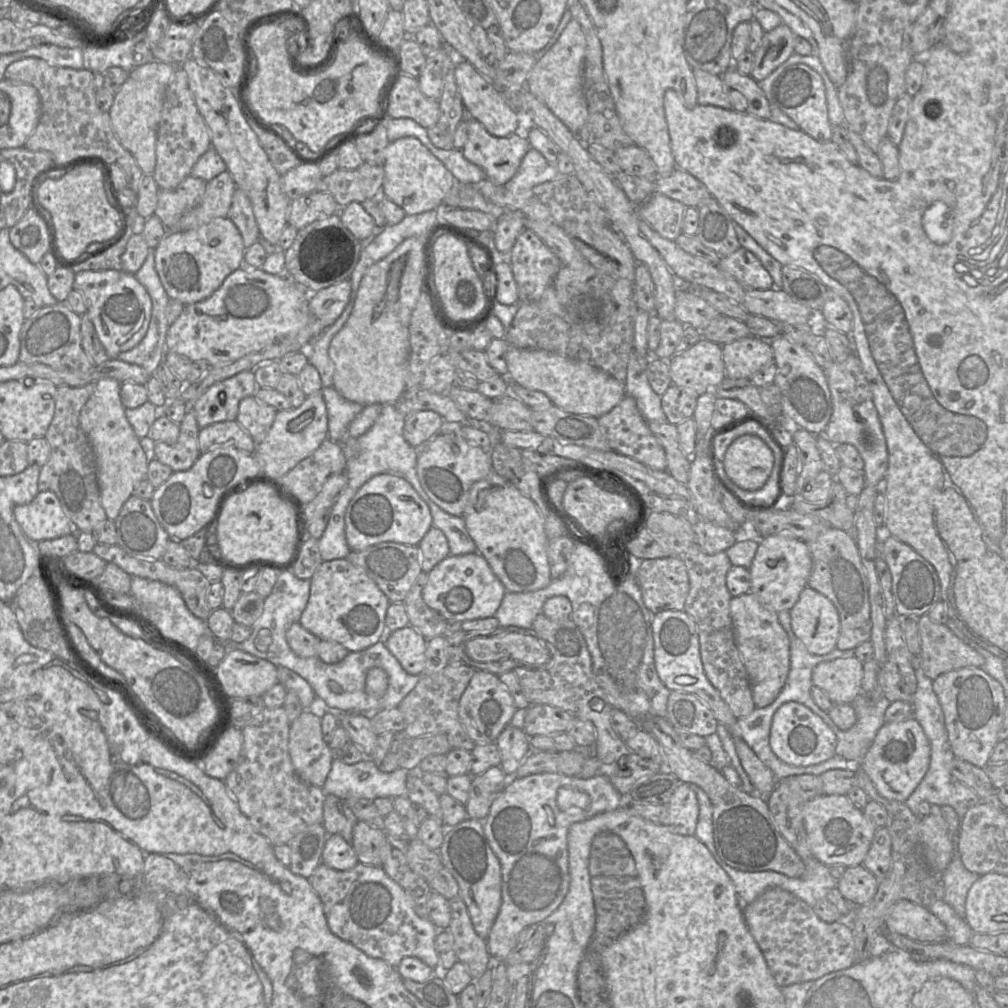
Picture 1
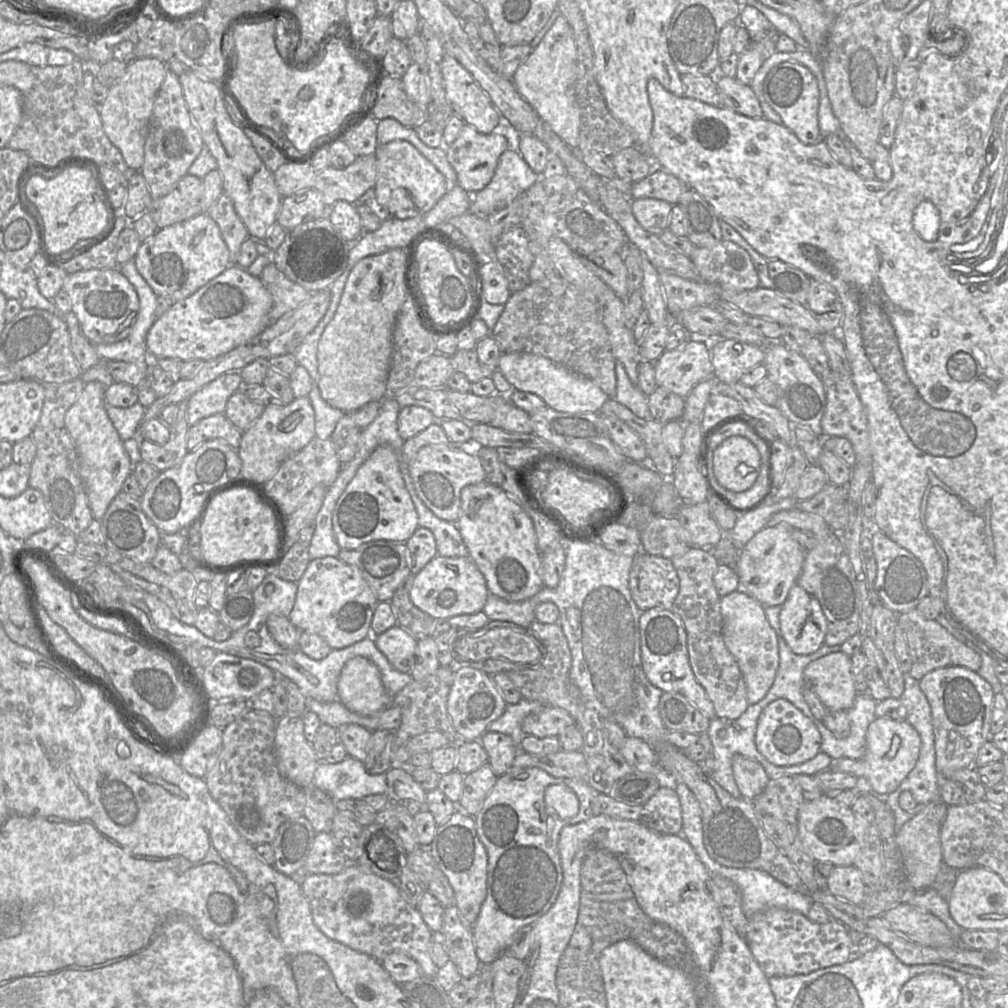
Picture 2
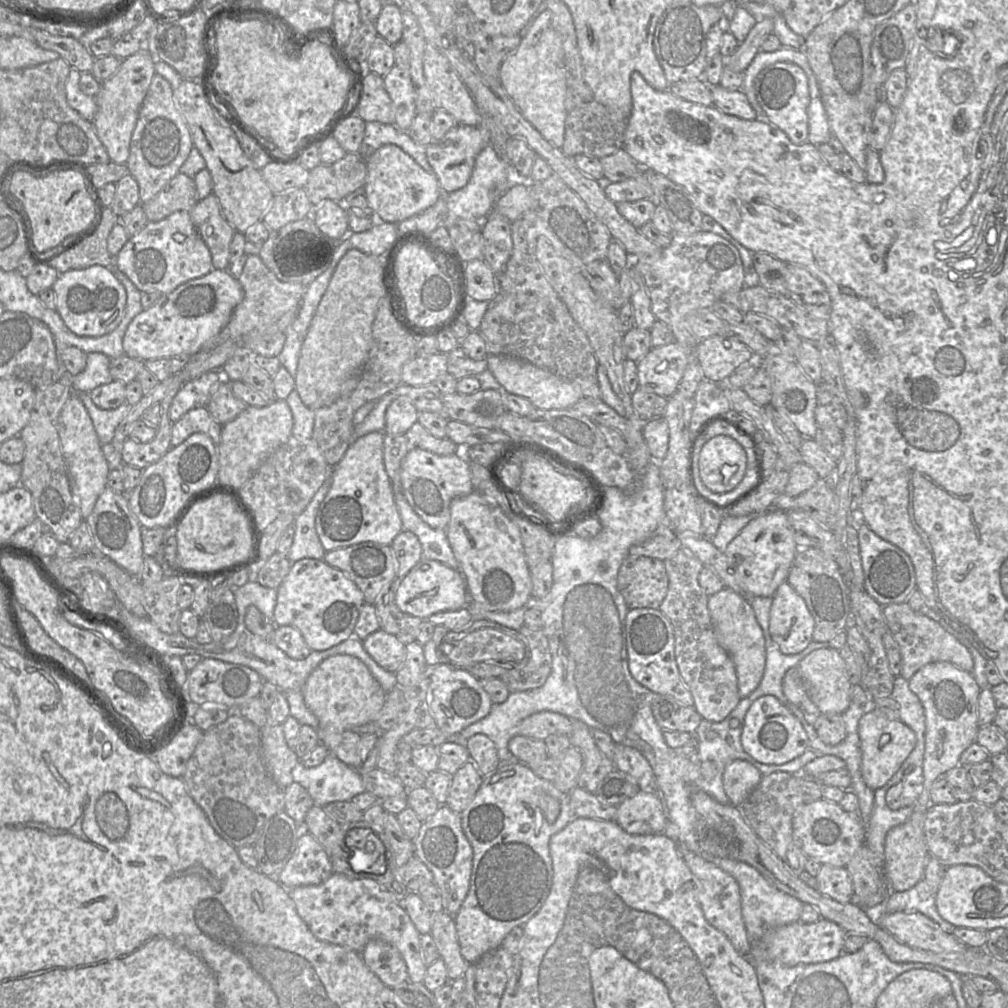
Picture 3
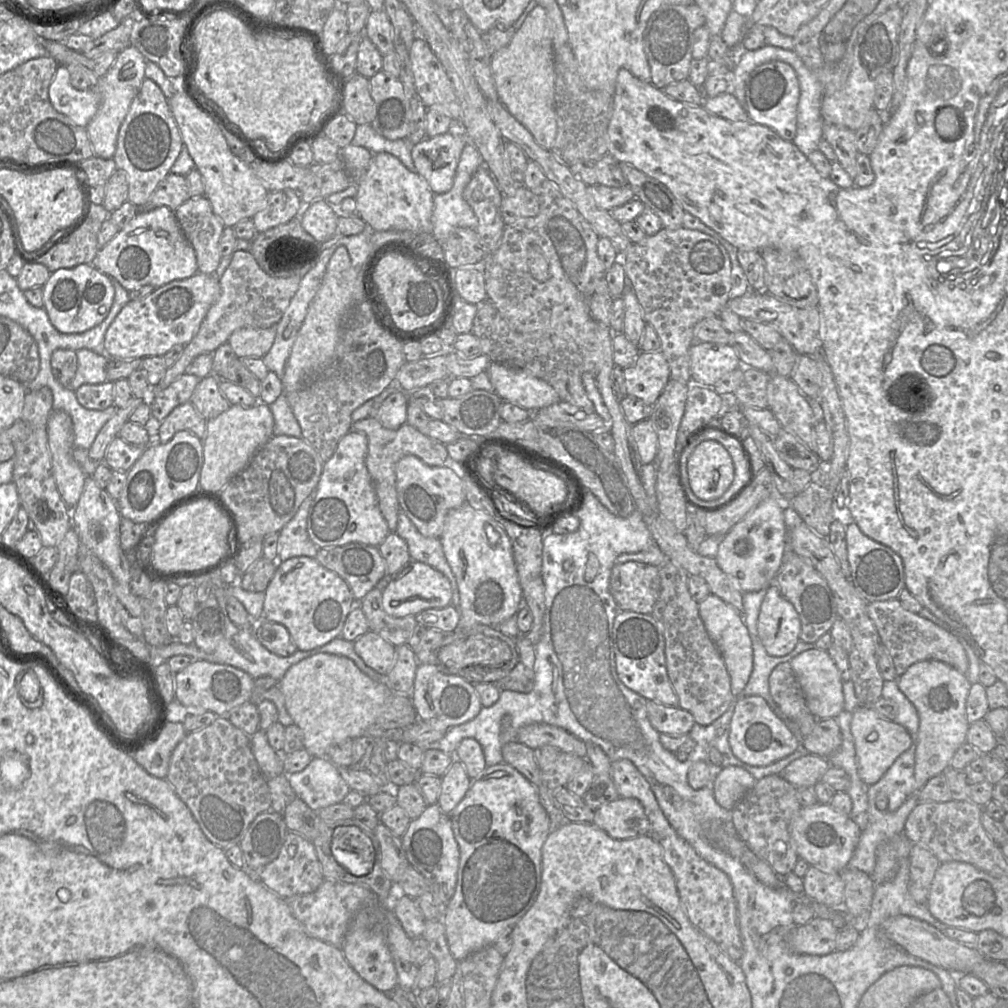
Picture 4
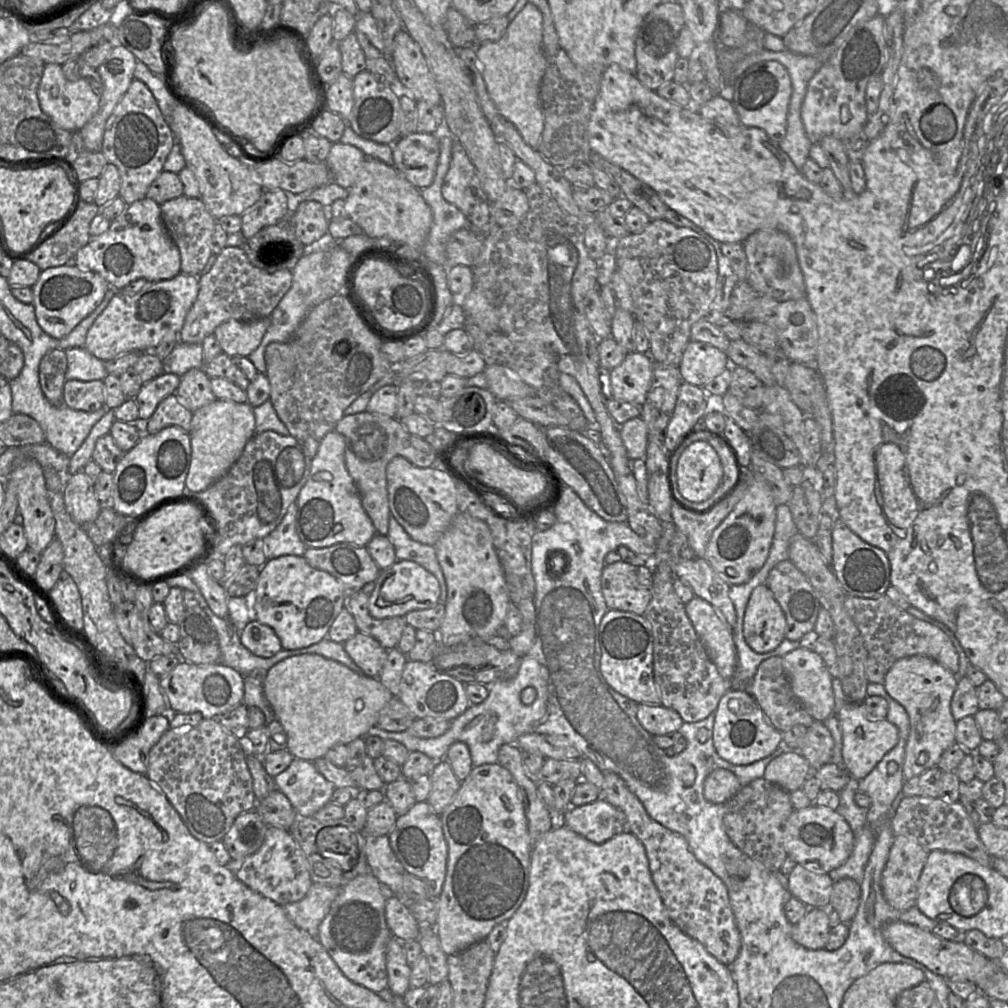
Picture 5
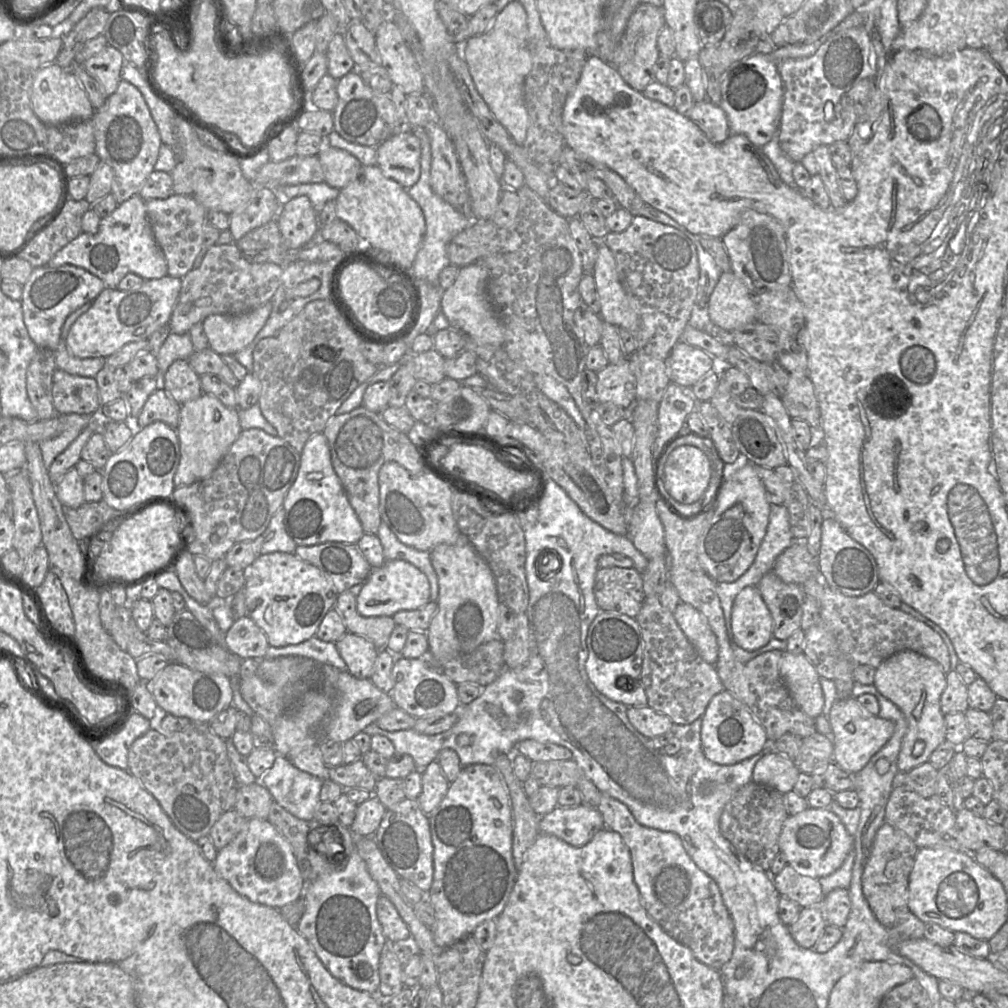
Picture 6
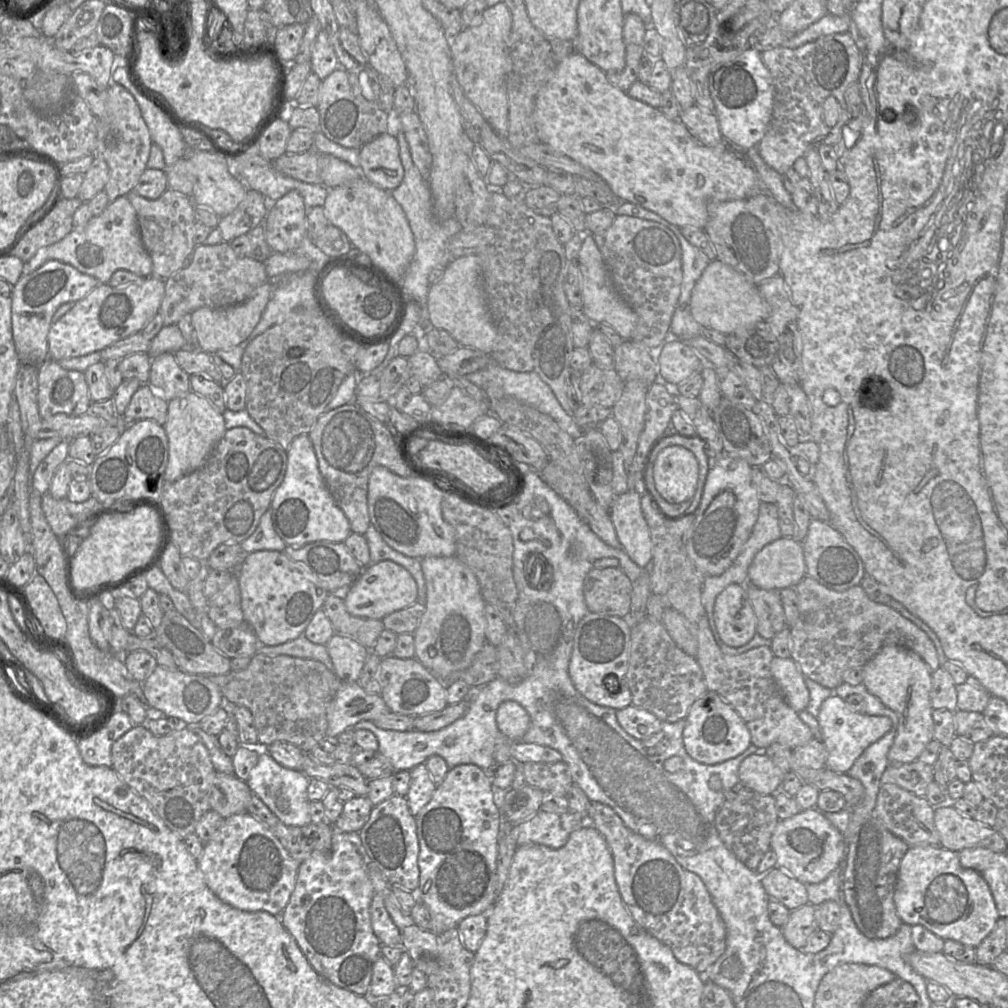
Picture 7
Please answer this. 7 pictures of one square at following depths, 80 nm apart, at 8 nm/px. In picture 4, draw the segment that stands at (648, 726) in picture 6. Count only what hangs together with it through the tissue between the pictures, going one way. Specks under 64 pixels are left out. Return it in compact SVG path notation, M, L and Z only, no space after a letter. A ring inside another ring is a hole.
M648 701L647 716L651 725L661 734L689 734L695 725L691 713L674 706Z

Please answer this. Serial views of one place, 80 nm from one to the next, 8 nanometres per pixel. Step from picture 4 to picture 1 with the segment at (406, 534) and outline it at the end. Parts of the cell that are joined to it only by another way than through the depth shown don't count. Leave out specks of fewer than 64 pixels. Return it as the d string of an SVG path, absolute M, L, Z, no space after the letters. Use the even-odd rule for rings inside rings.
M431 499L426 500L426 504L431 512L433 527L443 531L447 537L450 555L462 556L477 552L477 546L469 535L462 516L445 512Z

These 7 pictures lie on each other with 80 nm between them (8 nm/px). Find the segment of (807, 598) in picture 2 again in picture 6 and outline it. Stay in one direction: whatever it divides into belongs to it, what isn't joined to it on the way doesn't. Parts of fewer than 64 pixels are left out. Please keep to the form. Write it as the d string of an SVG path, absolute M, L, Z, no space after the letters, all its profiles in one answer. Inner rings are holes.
M746 587L736 596L731 632L733 641L745 650L757 650L773 638L773 619L757 587Z

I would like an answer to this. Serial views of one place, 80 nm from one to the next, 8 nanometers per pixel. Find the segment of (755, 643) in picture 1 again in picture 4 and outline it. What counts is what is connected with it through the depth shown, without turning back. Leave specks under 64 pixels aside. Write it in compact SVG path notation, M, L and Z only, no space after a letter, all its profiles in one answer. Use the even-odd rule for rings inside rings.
M715 595L699 602L699 615L704 627L719 650L731 679L732 694L738 696L747 685L753 669L753 643L742 612Z

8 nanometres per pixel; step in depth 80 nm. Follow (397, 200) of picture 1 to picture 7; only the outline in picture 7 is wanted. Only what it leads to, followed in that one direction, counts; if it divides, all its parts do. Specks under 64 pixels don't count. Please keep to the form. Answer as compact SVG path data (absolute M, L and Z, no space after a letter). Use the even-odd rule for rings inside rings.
M361 176L351 182L329 189L323 209L330 224L340 228L353 246L392 278L403 281L416 245L413 232L401 205L392 191L381 188Z

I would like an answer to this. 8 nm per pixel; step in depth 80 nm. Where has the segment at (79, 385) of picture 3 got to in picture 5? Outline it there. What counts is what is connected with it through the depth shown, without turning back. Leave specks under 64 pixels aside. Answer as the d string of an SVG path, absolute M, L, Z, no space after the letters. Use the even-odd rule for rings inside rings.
M84 348L65 350L67 357L66 380L102 381L107 375L105 361L96 358Z

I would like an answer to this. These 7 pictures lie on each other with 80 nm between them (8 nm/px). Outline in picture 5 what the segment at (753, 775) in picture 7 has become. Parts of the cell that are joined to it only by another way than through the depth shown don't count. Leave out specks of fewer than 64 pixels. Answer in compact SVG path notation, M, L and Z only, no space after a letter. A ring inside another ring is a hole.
M783 752L767 765L763 778L792 792L801 789L811 774L809 762L800 753Z

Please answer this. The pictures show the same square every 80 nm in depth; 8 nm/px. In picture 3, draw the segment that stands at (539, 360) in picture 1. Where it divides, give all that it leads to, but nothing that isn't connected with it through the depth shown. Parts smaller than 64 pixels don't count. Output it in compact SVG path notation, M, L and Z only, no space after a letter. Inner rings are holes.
M489 355L487 362L488 370L501 384L505 392L529 399L537 409L569 409L582 399L580 389L577 385L528 361L510 356Z

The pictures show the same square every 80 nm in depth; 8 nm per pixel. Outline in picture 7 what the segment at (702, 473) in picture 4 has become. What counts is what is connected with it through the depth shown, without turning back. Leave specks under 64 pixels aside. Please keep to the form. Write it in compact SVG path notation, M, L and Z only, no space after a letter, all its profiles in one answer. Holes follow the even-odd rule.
M683 446L662 449L653 462L655 488L669 503L690 500L696 493L698 477L698 460Z

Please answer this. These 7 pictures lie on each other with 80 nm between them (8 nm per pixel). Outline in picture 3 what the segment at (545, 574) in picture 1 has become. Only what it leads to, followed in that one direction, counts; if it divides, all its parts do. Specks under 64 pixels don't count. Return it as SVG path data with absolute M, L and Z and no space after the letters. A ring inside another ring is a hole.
M474 492L466 496L455 498L454 500L452 500L450 505L450 520L445 531L448 541L453 550L454 556L459 563L459 571L463 574L466 581L467 591L470 598L470 603L467 608L469 609L470 613L473 613L474 616L477 617L478 613L488 611L511 612L513 610L523 607L524 604L529 601L529 599L531 598L532 590L531 572L525 559L521 533L519 527L506 515L506 513L498 504Z

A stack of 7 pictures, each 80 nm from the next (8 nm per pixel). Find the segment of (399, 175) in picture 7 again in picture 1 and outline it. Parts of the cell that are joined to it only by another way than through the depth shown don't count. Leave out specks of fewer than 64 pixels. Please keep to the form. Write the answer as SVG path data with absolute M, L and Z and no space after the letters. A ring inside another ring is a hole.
M468 118L468 139L460 150L476 164L492 184L506 184L517 173L524 156L531 149L527 138L512 134L494 136L477 120Z

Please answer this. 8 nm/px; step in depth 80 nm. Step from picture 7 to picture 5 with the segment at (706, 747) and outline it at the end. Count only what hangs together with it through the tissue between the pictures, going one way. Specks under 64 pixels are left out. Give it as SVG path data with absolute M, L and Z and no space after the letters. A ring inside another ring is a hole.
M730 688L719 701L712 730L720 758L733 765L748 765L773 754L782 744L782 734L770 723L755 699L746 691Z

